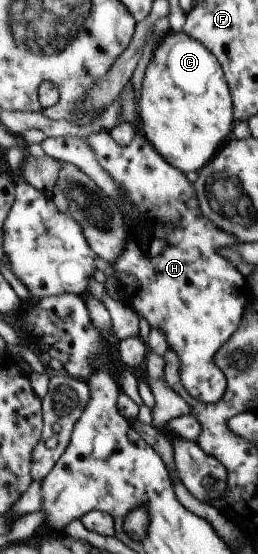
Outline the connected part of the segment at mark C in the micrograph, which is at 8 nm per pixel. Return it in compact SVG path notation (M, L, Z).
M170 30L154 46L145 67L139 100L137 131L173 168L197 172L231 138L230 92L217 59L193 37Z

